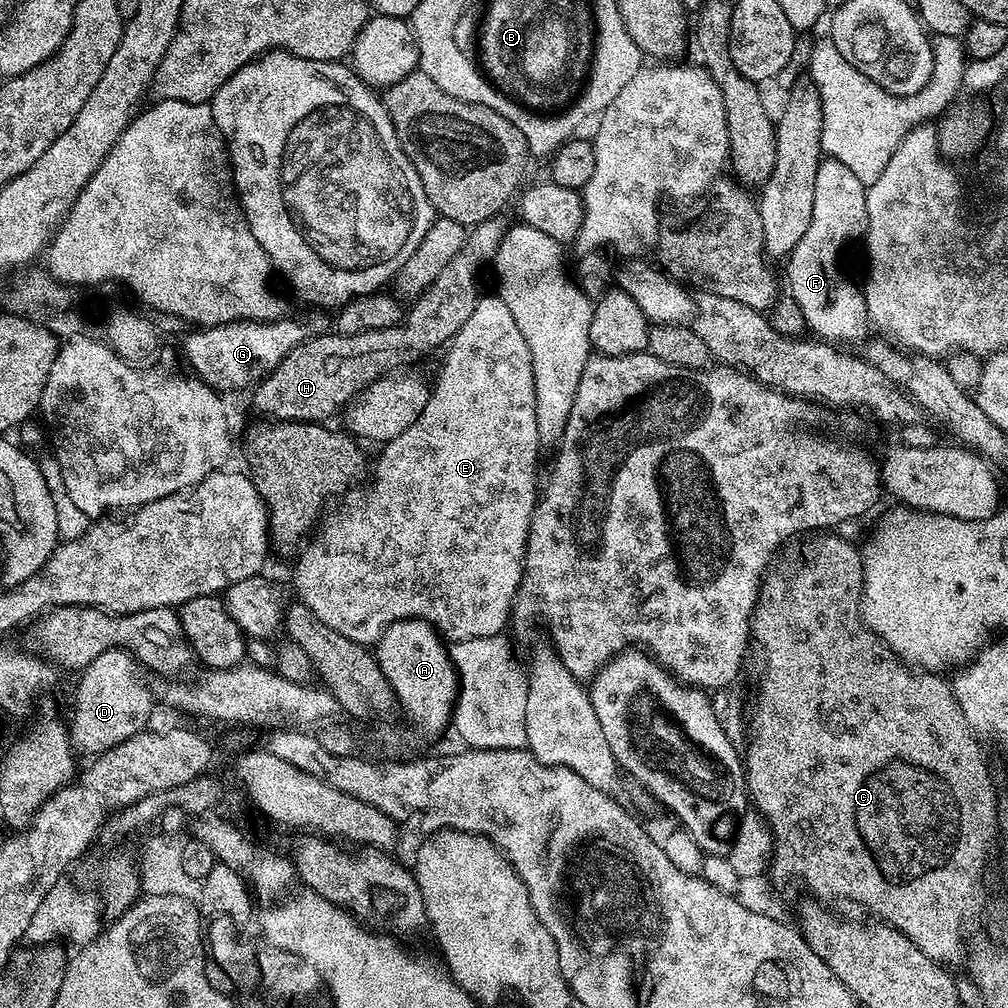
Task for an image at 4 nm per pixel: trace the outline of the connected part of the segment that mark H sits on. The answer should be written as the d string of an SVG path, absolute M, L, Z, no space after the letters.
M494 215L486 222L475 225L468 232L468 241L462 246L458 254L454 254L452 261L447 264L446 270L438 274L434 284L431 284L420 297L411 305L412 308L403 313L400 323L383 328L382 330L370 330L362 334L353 336L342 336L331 334L332 336L316 336L299 344L273 372L268 373L263 380L255 385L256 408L261 412L261 417L272 420L302 420L305 422L324 422L327 416L332 416L341 411L349 402L356 399L369 384L375 380L389 374L399 373L407 364L416 364L427 352L432 352L435 348L443 349L466 326L466 318L474 314L476 301L480 299L481 289L476 289L476 279L480 276L480 271L484 268L484 263L495 261L498 246L502 246L504 233L508 231L509 221L500 220L499 215Z

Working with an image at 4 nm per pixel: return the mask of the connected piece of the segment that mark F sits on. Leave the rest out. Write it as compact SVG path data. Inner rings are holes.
M823 159L816 174L814 209L812 211L810 225L808 226L804 236L802 236L800 241L797 242L797 246L791 250L786 260L786 263L788 263L786 266L786 282L790 290L788 291L789 297L794 300L798 304L800 310L802 310L802 314L807 324L807 329L811 333L814 333L817 337L820 337L828 342L835 342L838 344L843 344L842 342L858 342L863 338L864 334L870 330L870 321L868 319L868 312L865 306L863 289L857 281L855 283L848 275L844 274L842 270L842 260L844 258L844 254L854 242L859 243L863 239L864 232L868 228L868 219L866 218L866 192L867 187L858 180L858 178L856 178L856 175L852 172L852 170L850 170L850 168L848 168L848 166L842 164L842 162L836 159Z

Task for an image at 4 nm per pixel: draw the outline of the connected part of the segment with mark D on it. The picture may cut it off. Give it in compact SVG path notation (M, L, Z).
M111 648L80 673L76 684L76 709L70 721L70 737L73 749L91 754L104 753L123 740L138 735L145 728L152 714L152 694L144 680L141 665L131 652Z

